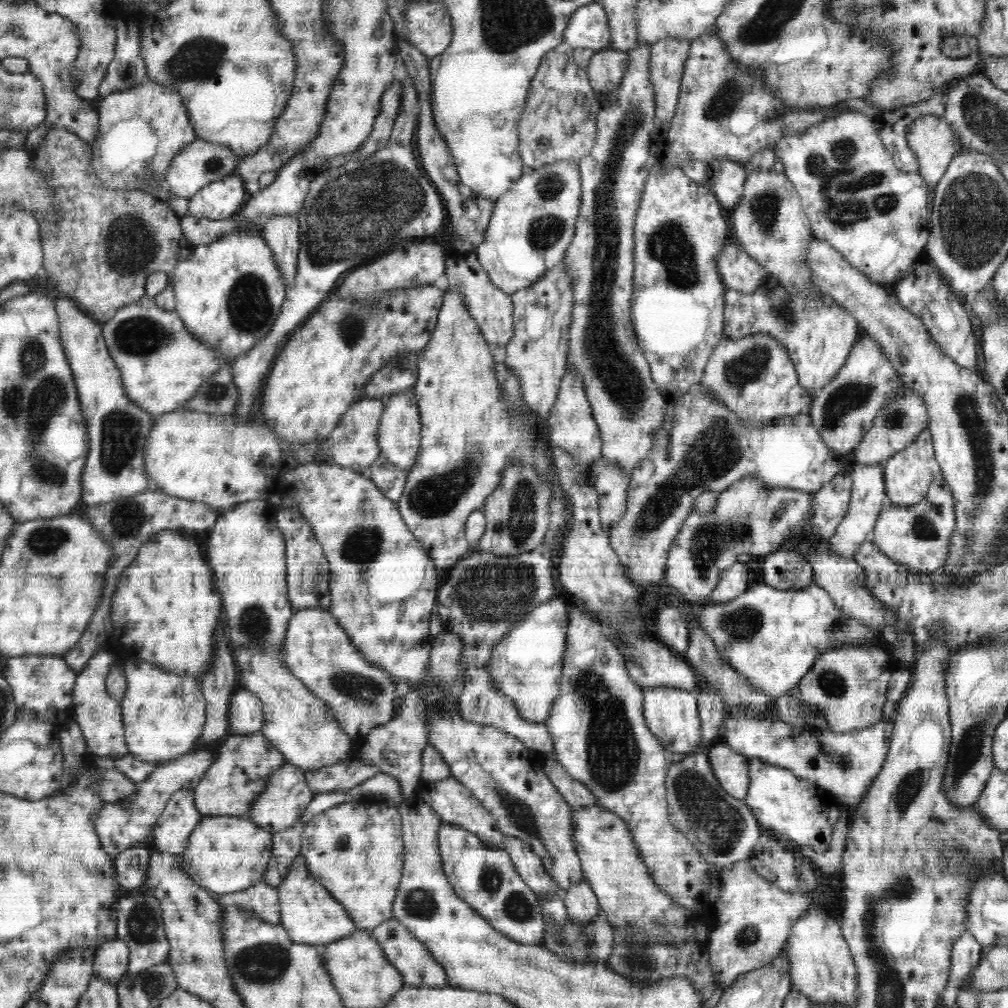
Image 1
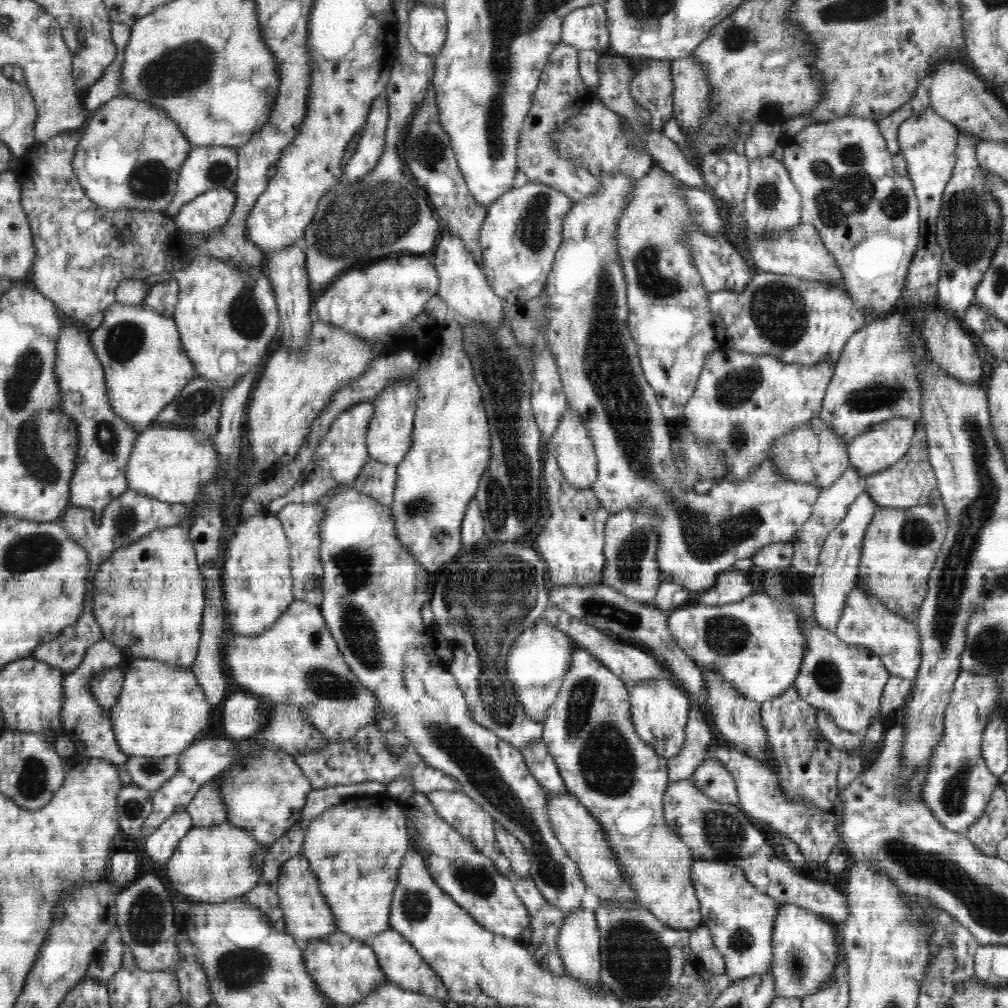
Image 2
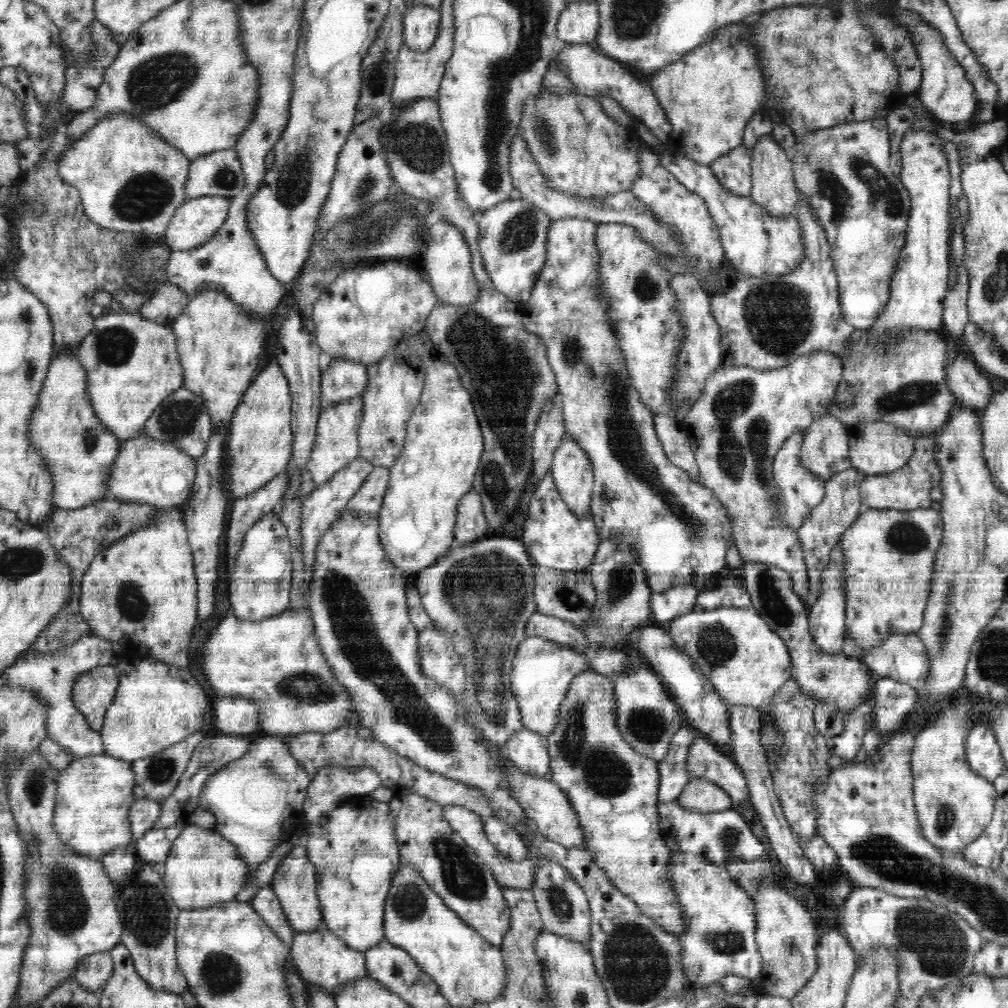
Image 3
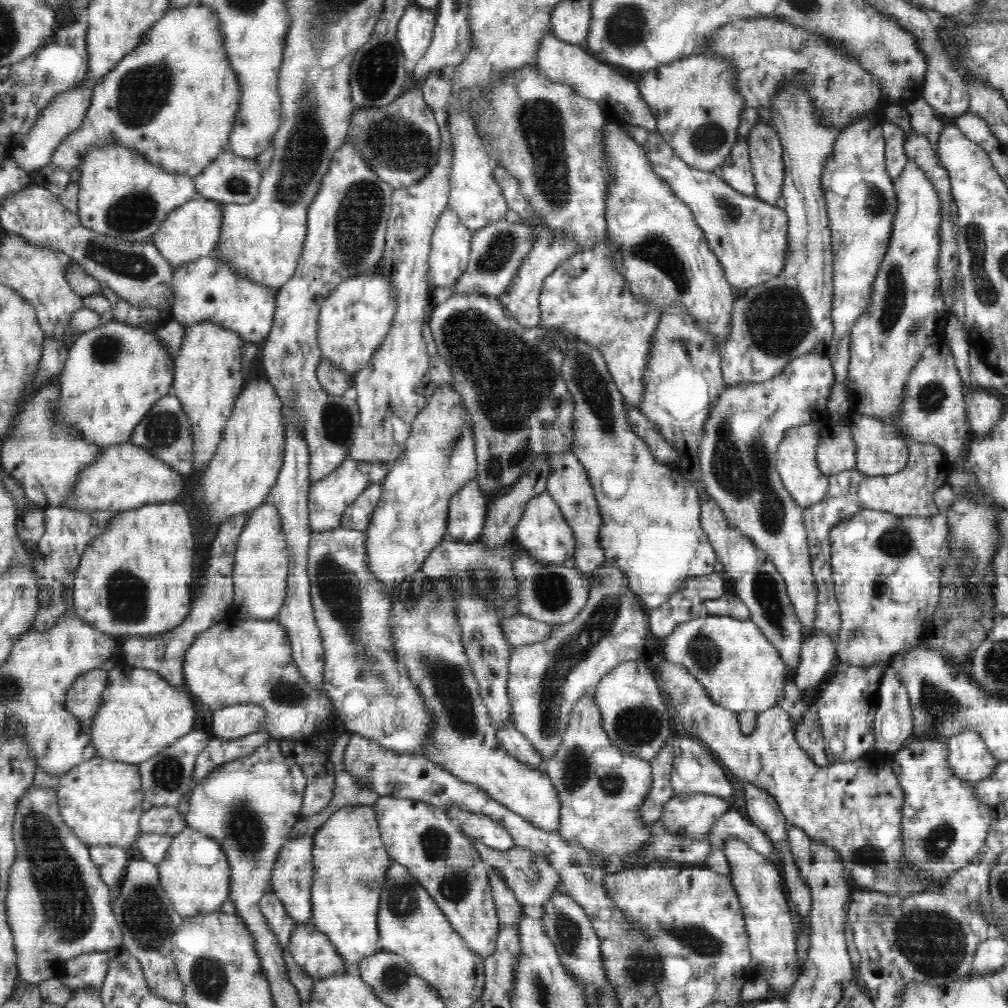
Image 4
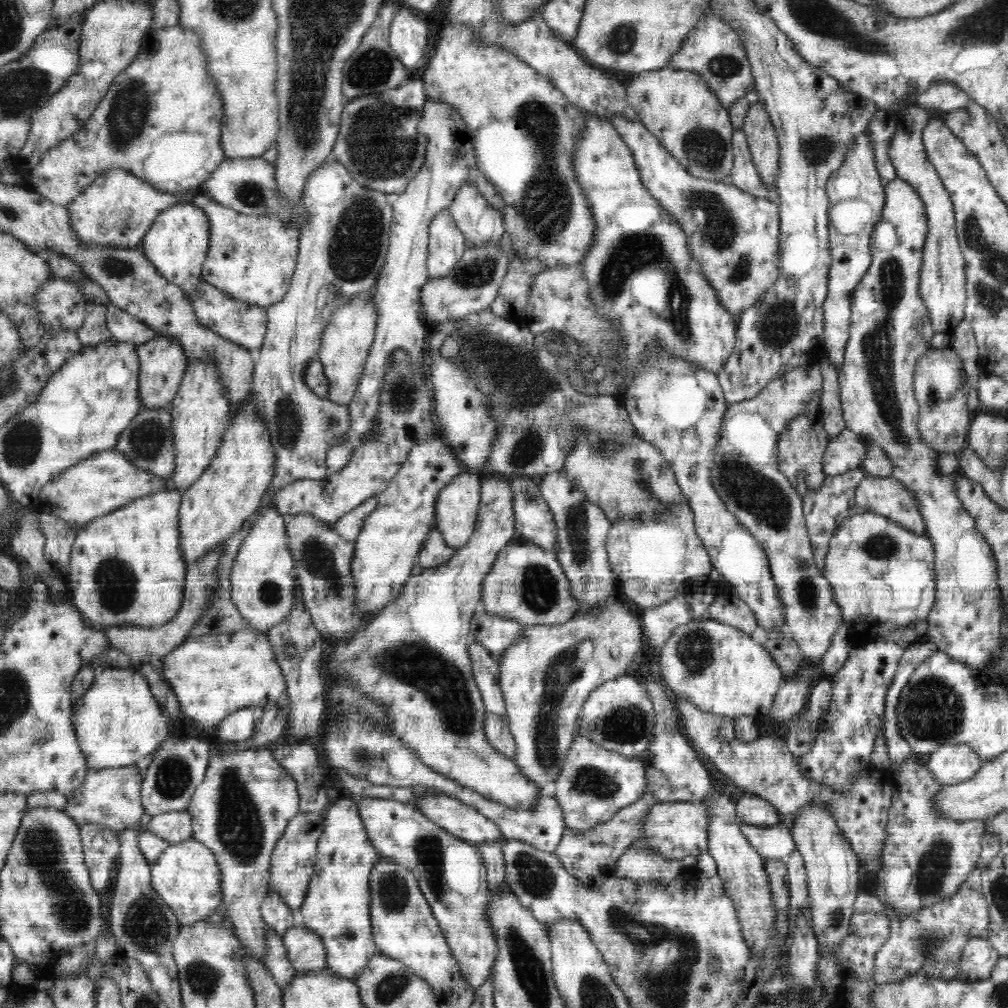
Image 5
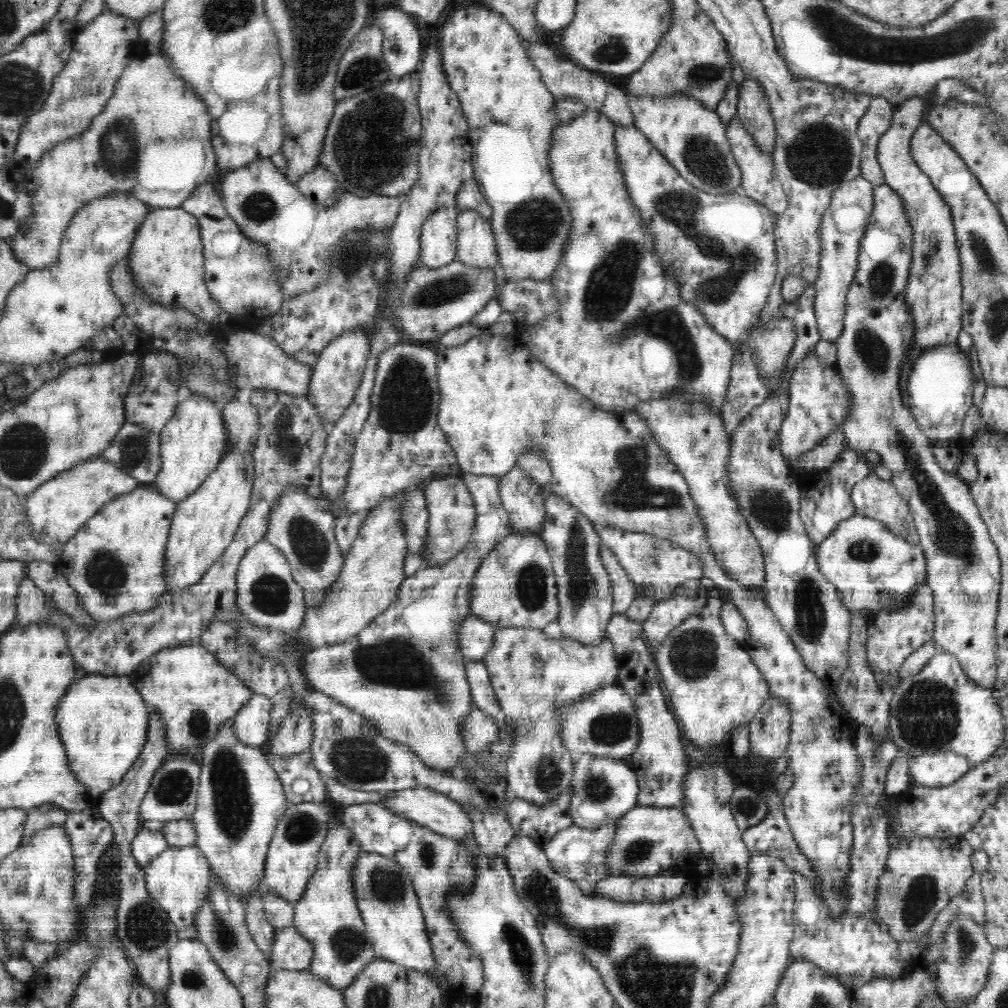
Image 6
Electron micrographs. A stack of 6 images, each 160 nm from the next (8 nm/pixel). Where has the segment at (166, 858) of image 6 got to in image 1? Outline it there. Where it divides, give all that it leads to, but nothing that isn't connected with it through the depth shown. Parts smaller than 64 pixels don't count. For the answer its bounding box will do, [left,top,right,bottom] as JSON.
[183,816,273,896]

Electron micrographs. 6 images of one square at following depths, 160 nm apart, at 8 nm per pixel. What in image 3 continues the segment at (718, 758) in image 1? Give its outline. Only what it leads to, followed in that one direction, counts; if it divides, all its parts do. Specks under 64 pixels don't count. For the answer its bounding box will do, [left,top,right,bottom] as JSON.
[676,778,732,812]

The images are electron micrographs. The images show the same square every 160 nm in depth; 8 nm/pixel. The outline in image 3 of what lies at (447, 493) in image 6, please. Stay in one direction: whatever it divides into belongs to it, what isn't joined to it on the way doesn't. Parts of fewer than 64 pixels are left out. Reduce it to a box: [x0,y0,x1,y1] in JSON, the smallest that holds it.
[454,488,490,545]

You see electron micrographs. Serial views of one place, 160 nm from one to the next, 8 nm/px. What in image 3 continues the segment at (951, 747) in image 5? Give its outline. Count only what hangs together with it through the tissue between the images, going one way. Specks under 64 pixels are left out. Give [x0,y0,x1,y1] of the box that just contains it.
[965,724,1005,781]

